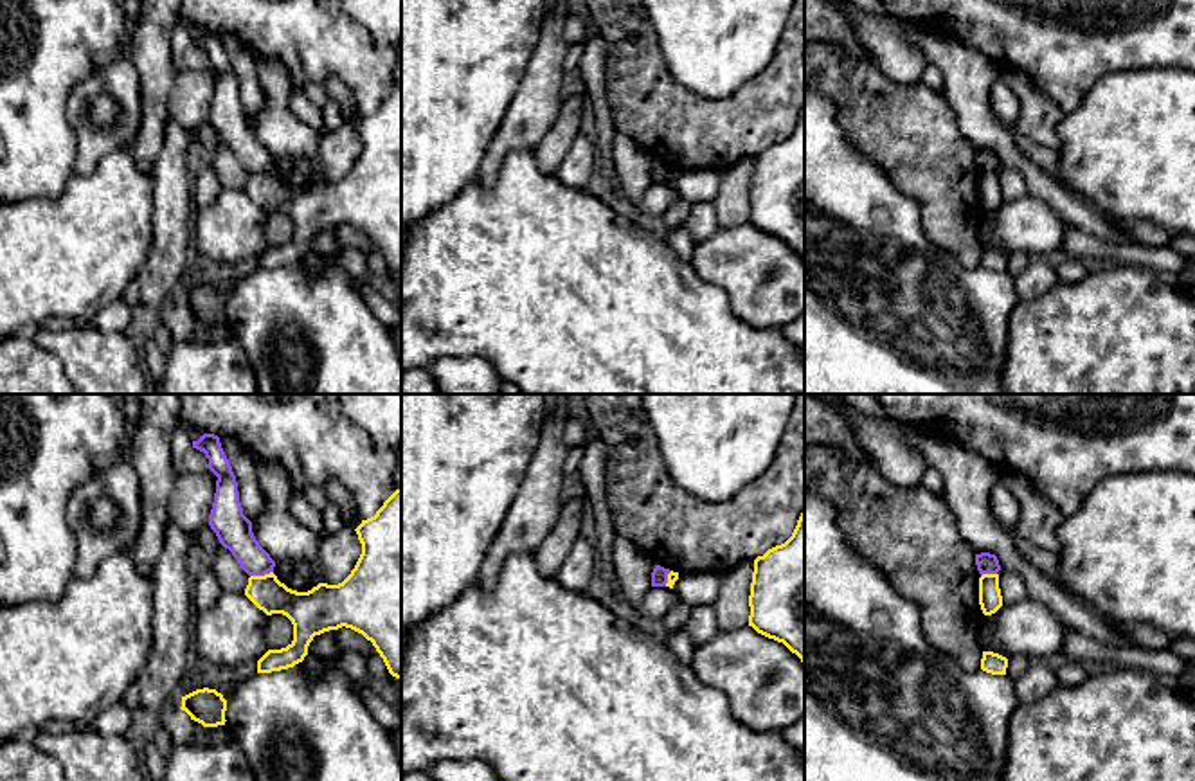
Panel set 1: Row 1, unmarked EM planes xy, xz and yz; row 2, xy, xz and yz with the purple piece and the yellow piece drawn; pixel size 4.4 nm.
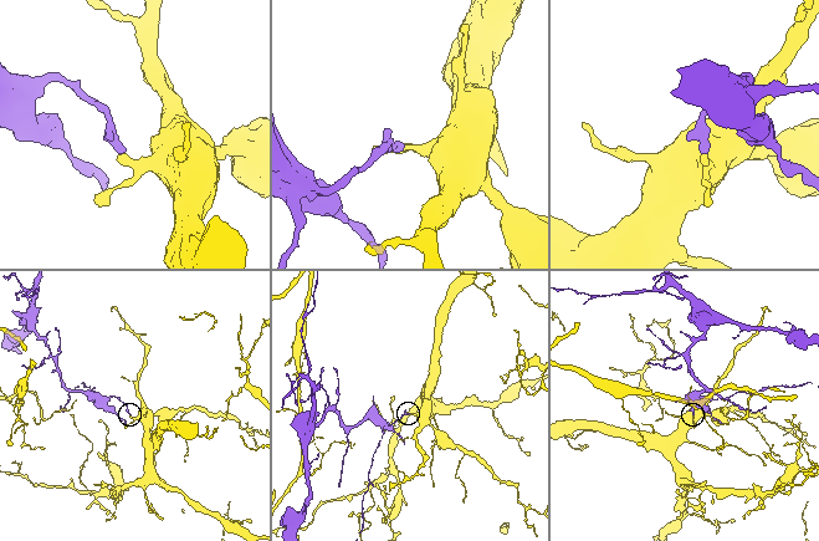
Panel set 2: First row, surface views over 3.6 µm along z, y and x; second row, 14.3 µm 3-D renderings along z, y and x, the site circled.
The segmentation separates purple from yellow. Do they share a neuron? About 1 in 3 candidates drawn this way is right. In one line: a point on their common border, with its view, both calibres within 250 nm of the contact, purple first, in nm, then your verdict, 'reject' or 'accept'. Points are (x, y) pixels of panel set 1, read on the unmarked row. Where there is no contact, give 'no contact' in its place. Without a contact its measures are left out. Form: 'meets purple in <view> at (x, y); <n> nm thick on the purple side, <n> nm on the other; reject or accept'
meets purple in xy at (261, 171); 160 nm thick on the purple side, 160 nm on the other; reject

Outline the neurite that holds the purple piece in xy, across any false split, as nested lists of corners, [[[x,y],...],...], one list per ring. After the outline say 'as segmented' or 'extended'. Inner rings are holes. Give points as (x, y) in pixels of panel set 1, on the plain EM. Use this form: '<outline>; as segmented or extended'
[[[203,31],[198,38],[193,38],[193,45],[205,50],[209,67],[218,74],[209,122],[220,140],[232,149],[248,173],[274,169],[275,158],[259,142],[252,130],[252,119],[243,112],[236,72],[220,34]]]; as segmented

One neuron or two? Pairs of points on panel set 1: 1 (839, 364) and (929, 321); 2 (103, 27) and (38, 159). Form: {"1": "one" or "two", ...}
{"1": "one", "2": "one"}

